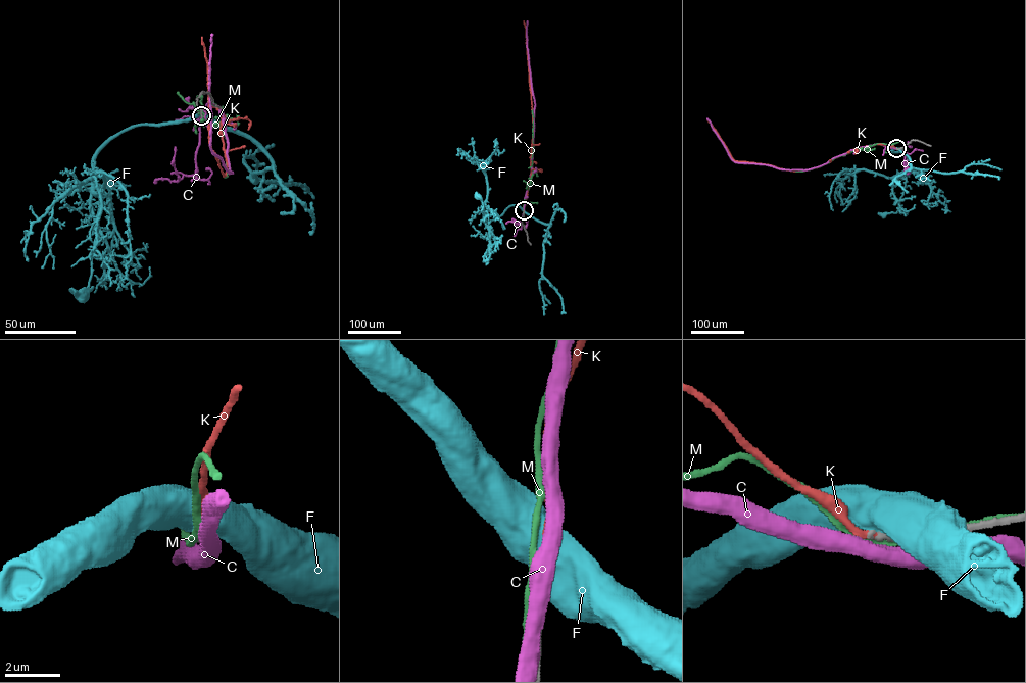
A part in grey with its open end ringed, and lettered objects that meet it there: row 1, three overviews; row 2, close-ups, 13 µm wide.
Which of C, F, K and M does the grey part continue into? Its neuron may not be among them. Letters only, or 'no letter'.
K

